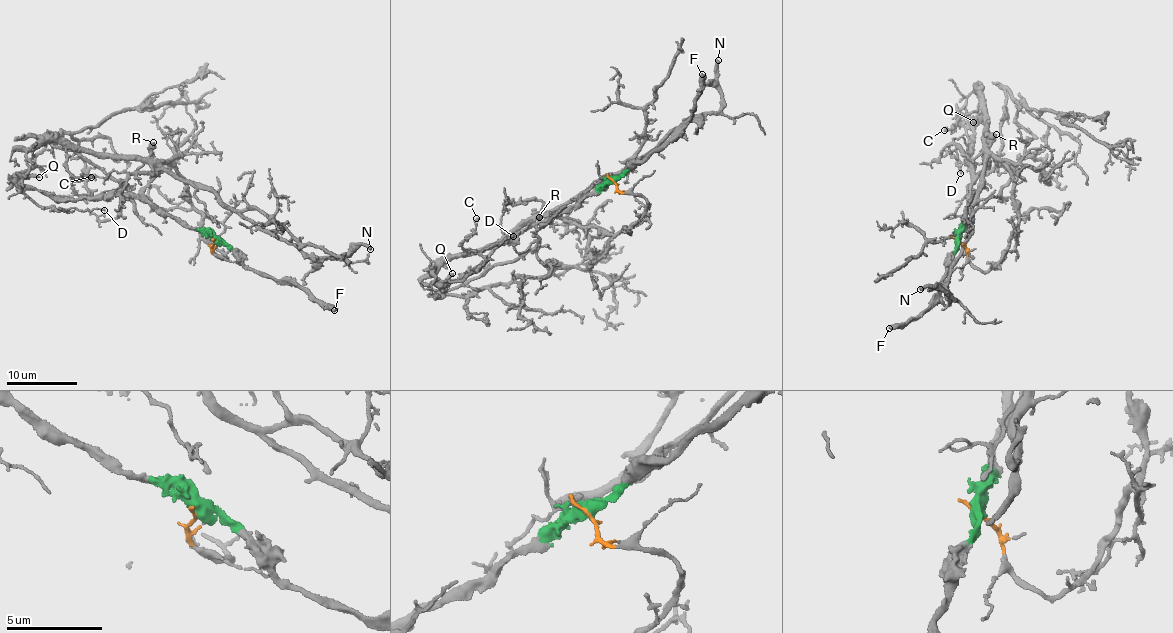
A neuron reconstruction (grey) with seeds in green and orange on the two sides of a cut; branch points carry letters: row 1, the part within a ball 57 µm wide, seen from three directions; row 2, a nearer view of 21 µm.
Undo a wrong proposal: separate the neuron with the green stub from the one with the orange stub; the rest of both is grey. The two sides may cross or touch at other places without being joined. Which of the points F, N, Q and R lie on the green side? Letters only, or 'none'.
F, Q, R

